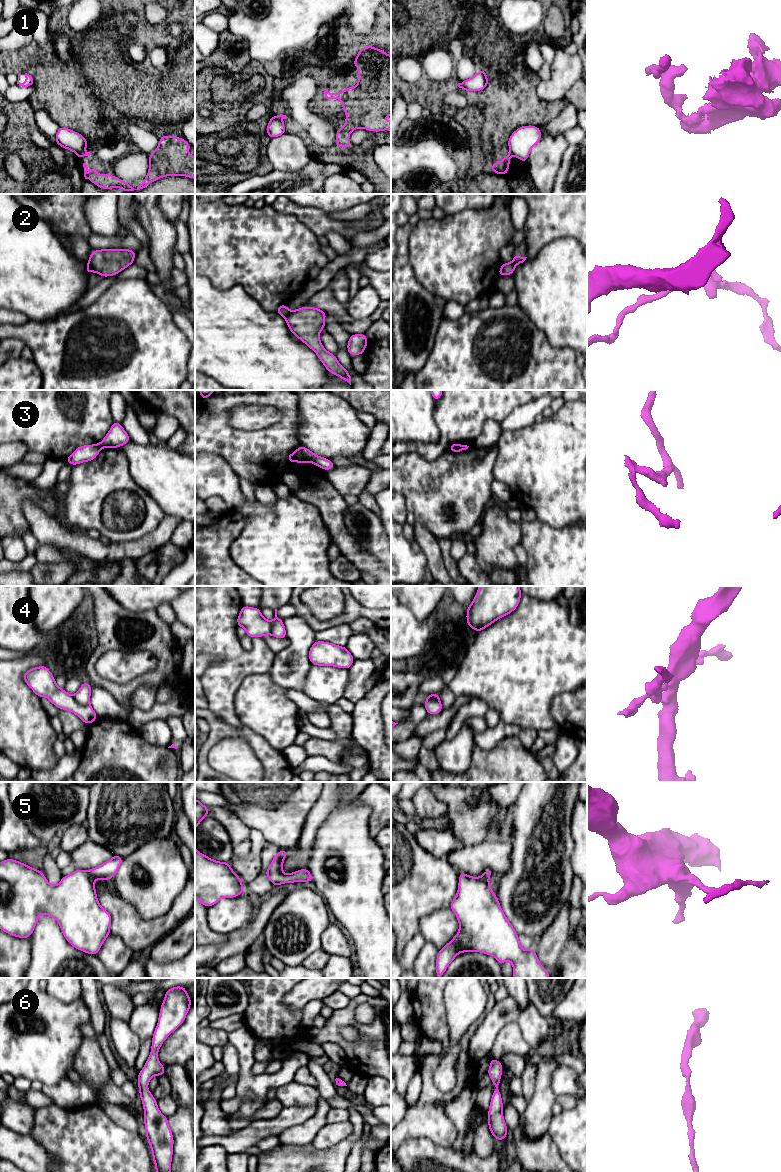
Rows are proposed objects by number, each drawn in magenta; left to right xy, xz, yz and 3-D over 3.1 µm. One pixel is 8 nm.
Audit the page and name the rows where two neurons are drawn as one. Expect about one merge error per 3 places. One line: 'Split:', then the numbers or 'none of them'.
Split: 1, 2, 3, 4

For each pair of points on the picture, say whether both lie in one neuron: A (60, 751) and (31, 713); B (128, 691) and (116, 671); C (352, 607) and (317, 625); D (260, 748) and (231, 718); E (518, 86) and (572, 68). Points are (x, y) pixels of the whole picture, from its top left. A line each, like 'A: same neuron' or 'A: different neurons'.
A: different neurons
B: different neurons
C: same neuron
D: different neurons
E: different neurons

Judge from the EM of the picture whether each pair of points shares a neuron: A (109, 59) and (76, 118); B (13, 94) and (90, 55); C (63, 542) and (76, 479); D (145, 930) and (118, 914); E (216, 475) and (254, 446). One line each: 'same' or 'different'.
A: same
B: different
C: different
D: same
E: different

